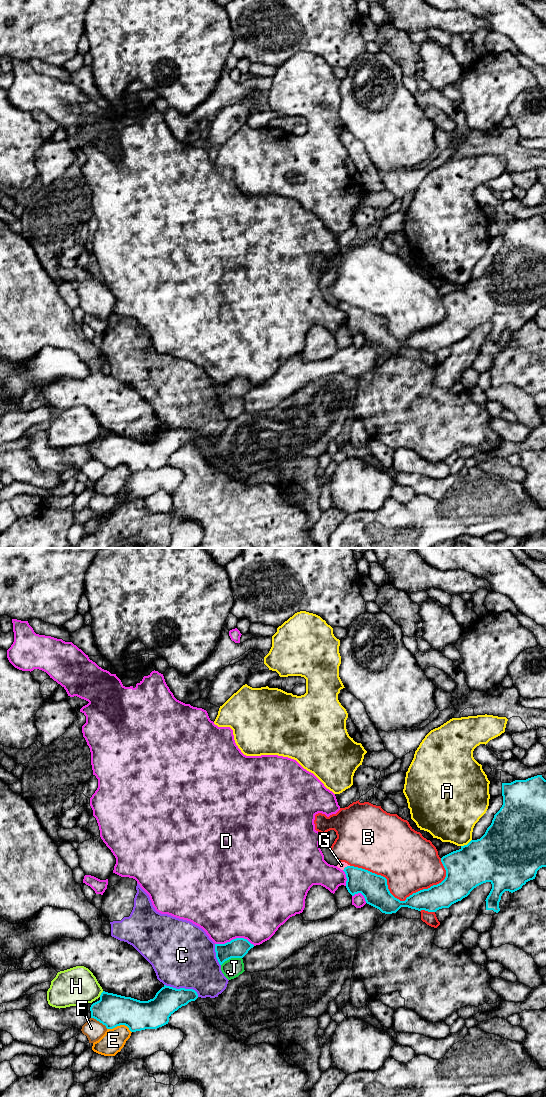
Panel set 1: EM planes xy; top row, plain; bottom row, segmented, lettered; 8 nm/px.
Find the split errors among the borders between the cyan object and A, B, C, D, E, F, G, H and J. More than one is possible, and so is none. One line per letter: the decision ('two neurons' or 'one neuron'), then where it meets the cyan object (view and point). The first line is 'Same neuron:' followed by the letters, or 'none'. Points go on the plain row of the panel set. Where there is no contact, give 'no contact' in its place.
Same neuron: G
A: two neurons; contact xy (467, 284)
B: two neurons; contact xy (393, 336)
C: two neurons; contact xy (182, 428)
D: two neurons; contact xy (235, 379)
E: two neurons; contact xy (120, 464)
F: two neurons; contact xy (99, 461)
G: one neuron; contact xy (345, 307)
H: two neurons; contact xy (101, 434)
J: two neurons; contact xy (231, 397)

